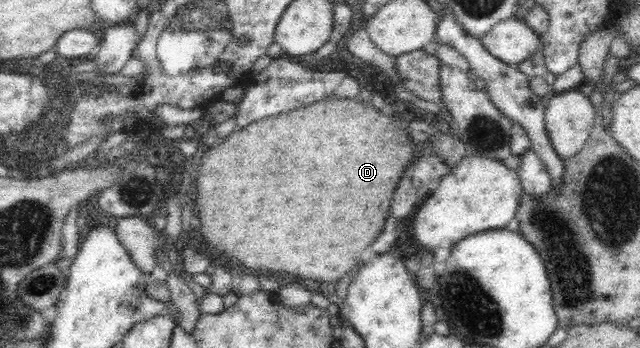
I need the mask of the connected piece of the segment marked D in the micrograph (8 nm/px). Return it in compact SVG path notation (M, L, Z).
M347 98L313 102L313 104L308 104L299 108L299 110L290 110L277 116L263 118L263 120L252 122L246 127L233 131L228 137L219 140L217 146L212 147L207 142L204 148L205 150L201 150L201 159L197 166L197 178L193 181L193 186L197 188L197 194L193 192L192 186L191 193L187 194L187 197L195 198L193 200L195 202L193 212L199 218L199 232L201 232L203 240L207 242L207 246L217 250L219 256L227 258L227 262L241 264L241 266L251 268L255 272L285 272L285 274L291 274L291 276L299 276L299 278L311 279L319 283L333 283L355 269L361 261L363 250L383 230L385 218L389 214L387 194L395 192L403 170L408 168L413 156L419 152L417 145L411 141L407 128L401 126L399 117L396 119L391 117L391 112L389 113L388 110L385 111L385 114L381 114L375 108L367 106L366 103L347 100Z

